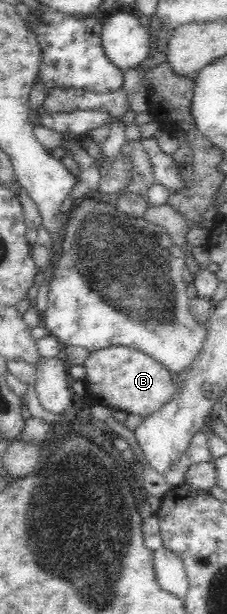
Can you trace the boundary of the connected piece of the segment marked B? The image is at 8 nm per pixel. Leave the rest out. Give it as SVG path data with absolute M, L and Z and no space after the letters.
M127 346L97 349L89 352L82 366L85 368L85 393L93 397L92 401L115 411L124 411L127 415L150 416L170 402L176 392L175 375L154 357L138 349Z

